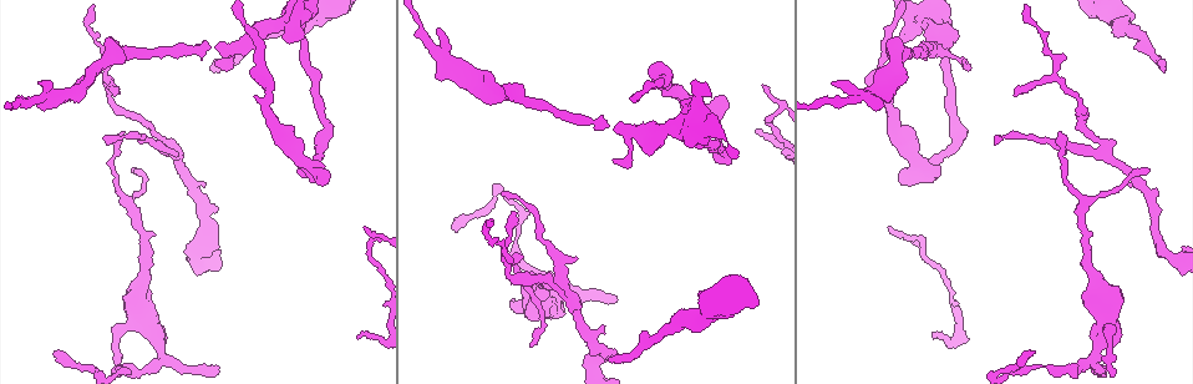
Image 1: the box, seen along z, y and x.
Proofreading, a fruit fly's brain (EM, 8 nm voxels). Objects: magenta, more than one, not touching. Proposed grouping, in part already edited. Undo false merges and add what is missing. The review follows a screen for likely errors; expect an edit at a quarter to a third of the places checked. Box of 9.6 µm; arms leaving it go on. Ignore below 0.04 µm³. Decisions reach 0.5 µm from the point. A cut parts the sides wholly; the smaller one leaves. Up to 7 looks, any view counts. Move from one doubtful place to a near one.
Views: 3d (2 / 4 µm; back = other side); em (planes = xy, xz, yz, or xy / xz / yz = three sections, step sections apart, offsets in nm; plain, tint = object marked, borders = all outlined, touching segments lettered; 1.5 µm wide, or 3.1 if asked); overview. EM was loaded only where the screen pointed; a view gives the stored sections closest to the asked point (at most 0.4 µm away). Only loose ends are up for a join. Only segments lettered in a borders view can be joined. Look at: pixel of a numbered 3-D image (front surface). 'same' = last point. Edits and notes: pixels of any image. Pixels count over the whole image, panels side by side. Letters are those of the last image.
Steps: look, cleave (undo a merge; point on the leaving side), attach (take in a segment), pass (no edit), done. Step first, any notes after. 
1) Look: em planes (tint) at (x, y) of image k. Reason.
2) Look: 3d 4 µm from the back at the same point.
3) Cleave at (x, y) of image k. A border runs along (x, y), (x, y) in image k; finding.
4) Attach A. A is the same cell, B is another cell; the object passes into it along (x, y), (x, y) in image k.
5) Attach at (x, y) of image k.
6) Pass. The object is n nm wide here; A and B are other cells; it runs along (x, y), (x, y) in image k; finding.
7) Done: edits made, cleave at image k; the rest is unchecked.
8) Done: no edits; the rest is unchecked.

Look: 3d 4 µm at (211, 69) of image 1.

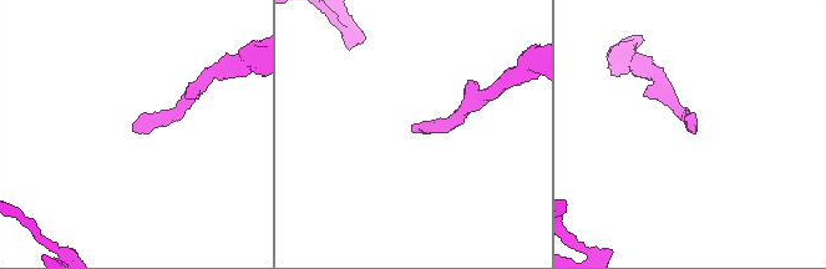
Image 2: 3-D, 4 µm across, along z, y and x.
Look: em planes (borders) at (134, 130) of image 2.

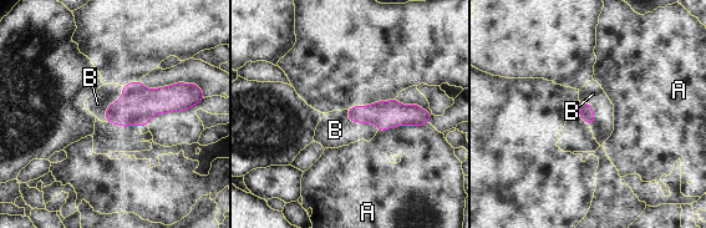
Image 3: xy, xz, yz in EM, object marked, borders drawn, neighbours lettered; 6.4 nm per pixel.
Attach B. B is the same cell, A is another cell; it goes on there.

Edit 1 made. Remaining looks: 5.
Look: overview.

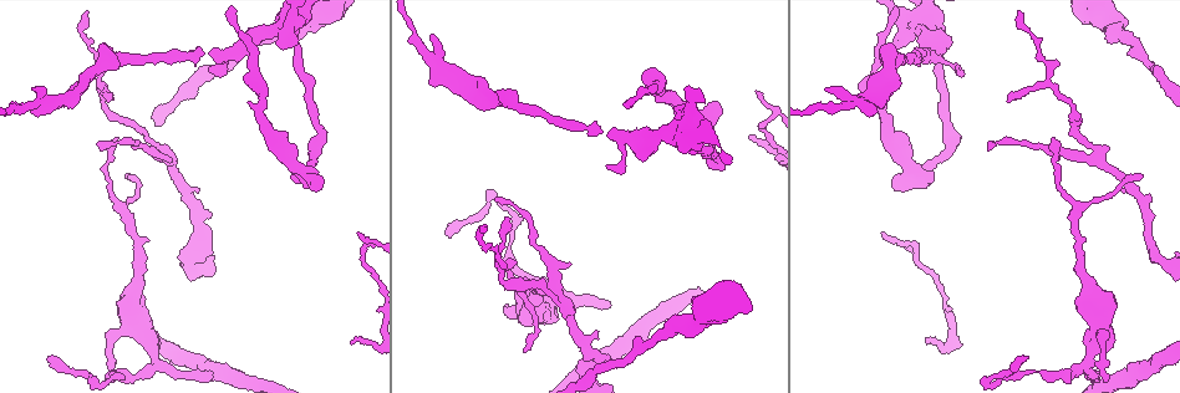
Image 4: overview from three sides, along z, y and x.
Look: em planes (borders) at (961, 71) of image 4. Free end.

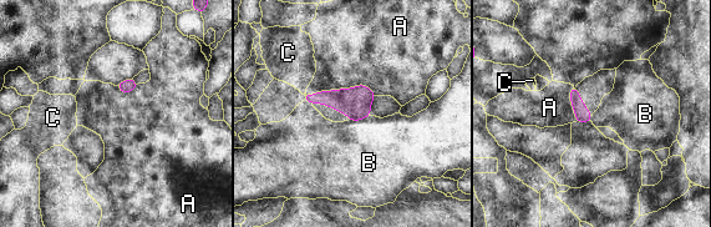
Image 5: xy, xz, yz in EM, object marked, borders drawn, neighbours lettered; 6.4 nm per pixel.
Pass. A, B and C are other cells; a border runs along (369, 115), (359, 120), (349, 120) in image 5; none of them fits.

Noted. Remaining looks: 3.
Look: 3d 2 µm at (126, 177) of image 4.

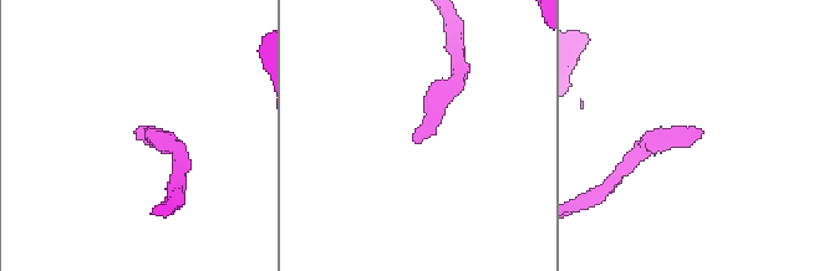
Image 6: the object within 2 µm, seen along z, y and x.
Look: em planes (borders) at (413, 139) of image 6. Need the tissue.

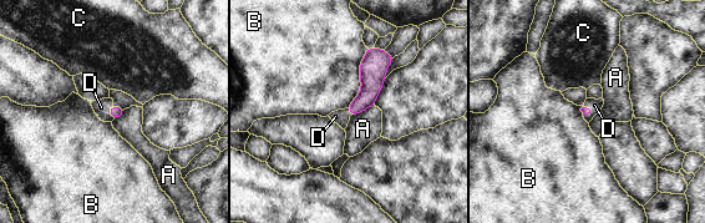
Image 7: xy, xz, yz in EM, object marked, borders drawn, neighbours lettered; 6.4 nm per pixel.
Attach D. The longest contact is with B, 400 nm; D is the same cell, A, B and C are other cells; the object passes into it along (115, 111), (108, 111), (101, 107) in image 7; it goes on there.

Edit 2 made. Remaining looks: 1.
Done: edits made, attach at image 3, attach at image 7; the rest is unchecked.

